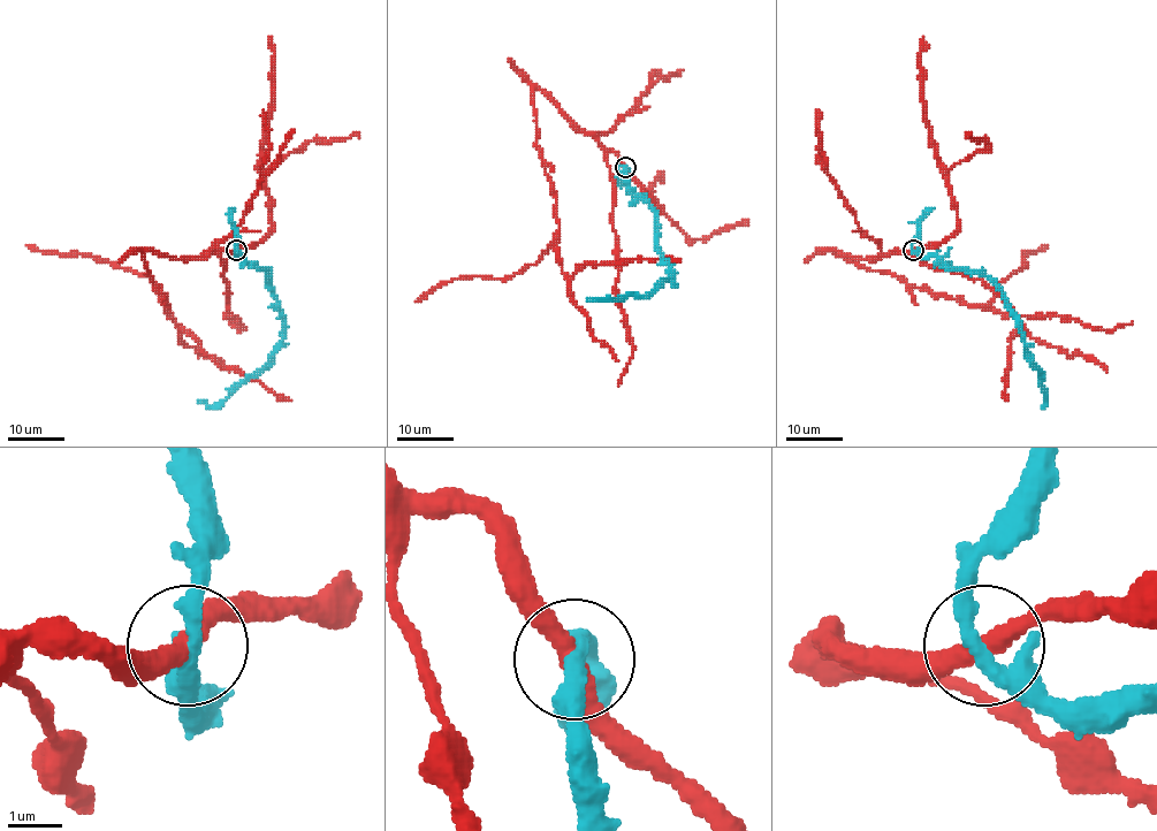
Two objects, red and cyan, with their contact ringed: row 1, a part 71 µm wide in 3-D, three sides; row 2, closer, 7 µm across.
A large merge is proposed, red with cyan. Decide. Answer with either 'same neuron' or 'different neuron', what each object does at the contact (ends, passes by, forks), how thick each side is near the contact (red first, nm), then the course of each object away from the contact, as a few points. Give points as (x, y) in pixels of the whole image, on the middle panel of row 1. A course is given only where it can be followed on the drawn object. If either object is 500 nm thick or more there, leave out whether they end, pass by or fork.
same neuron | red passes by | cyan forks | 360/260 nm | red via (624, 168), (615, 152), (531, 88), (535, 146), (555, 199), (561, 269), (572, 275), (584, 264), (679, 261) | cyan via (624, 166), (625, 187), (654, 213), (656, 250), (667, 259), (672, 275), (644, 296), (587, 299)

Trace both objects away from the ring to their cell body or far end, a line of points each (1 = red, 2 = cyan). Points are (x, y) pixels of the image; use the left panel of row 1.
1: (235, 250), (169, 258), (144, 250), (142, 257), (172, 318), (220, 366), (238, 368), (290, 401)
2: (235, 250), (236, 256), (266, 271), (267, 286), (283, 320), (283, 332), (276, 352), (213, 408), (198, 401)

